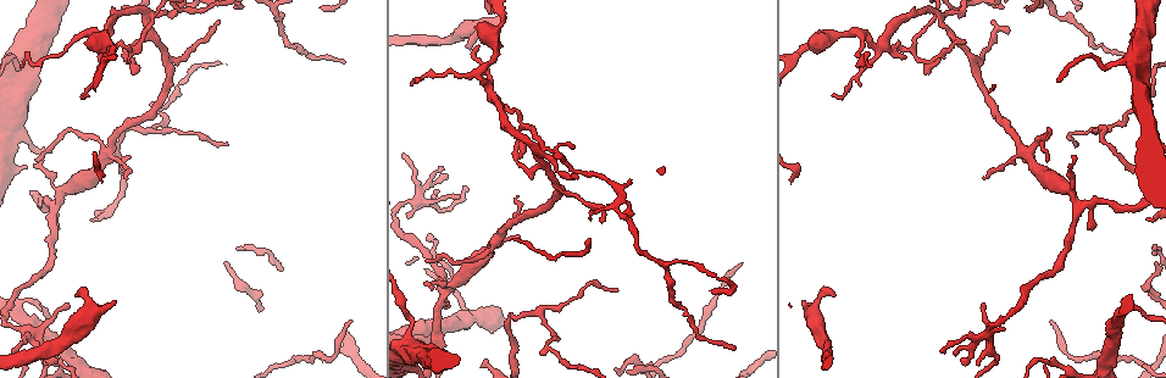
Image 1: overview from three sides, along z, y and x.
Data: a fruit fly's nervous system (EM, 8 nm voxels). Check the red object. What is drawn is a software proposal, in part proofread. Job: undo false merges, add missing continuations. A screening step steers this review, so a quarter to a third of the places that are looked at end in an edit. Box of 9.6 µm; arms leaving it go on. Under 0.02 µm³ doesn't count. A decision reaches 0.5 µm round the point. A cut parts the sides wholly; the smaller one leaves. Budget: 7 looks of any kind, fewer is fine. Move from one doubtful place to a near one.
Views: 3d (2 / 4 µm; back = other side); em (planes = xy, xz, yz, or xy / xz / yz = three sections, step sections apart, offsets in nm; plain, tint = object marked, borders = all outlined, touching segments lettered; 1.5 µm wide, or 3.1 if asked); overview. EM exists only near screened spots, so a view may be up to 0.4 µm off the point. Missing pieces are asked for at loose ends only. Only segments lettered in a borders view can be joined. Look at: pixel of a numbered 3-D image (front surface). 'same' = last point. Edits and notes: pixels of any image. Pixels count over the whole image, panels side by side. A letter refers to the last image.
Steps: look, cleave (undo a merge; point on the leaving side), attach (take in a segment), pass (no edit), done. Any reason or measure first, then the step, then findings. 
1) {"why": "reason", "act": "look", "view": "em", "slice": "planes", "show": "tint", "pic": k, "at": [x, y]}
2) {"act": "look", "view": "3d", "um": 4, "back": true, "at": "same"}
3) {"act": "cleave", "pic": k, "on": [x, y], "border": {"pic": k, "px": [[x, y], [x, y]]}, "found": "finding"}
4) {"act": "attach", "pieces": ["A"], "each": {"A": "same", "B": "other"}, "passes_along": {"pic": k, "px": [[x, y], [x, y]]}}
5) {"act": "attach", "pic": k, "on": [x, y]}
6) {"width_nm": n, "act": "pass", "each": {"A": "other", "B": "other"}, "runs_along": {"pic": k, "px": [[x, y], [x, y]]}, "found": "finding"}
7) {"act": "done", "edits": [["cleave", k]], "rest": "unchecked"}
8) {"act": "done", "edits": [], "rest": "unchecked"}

{"why": "sudden change in width", "act": "look", "view": "em", "slice": "planes", "show": "borders", "pic": 1, "at": [803, 47]}

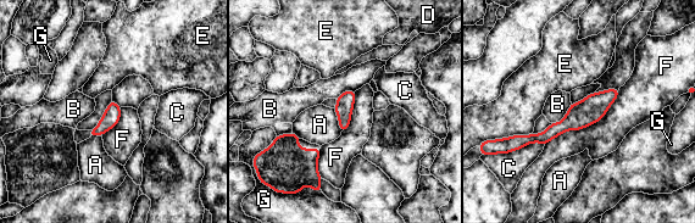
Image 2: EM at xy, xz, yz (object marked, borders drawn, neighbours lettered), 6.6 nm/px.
{"width_nm": 110, "act": "pass", "each": {"A": "other", "B": "other", "C": "other", "D": "other", "E": "other", "F": "other", "G": "other"}, "found": "continuous, no second neuron"}

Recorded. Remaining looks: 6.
{"why": "closes a loop", "act": "look", "view": "3d", "um": 2, "pic": 1, "at": [906, 51]}

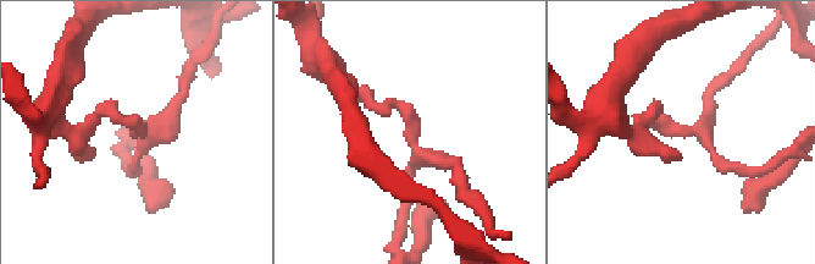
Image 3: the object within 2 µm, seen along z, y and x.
{"act": "look", "view": "em", "slice": "yz", "step": 4, "show": "tint", "pic": 3, "at": [139, 128]}

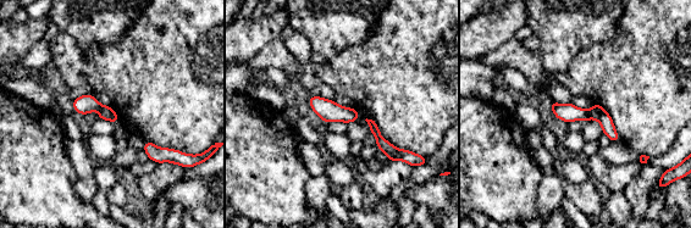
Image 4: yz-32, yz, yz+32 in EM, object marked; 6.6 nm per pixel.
{"act": "look", "view": "em", "slice": "planes", "show": "borders", "at": "same"}

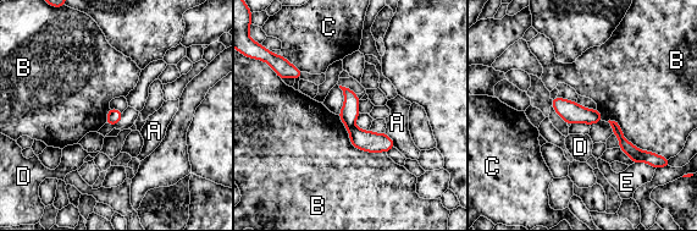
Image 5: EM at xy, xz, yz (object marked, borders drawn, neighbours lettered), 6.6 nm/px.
{"width_nm": 90, "act": "cleave", "pic": 5, "on": [349, 111], "each": {"A": "other", "B": "other", "C": "other", "D": "other", "E": "other"}, "border": {"pic": 5, "px": [[354, 125], [348, 128]]}, "found": "two neurons meet here"}

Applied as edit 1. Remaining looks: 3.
{"act": "done", "edits": [["cleave", 5]], "rest": "unchecked"}

